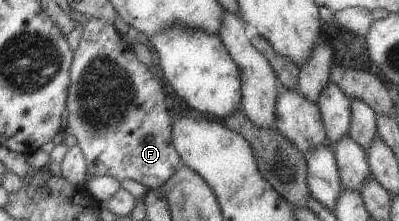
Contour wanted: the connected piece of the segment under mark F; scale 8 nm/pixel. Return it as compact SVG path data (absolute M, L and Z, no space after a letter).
M85 16L81 26L79 46L72 53L72 63L68 72L70 85L63 114L64 131L77 140L83 153L87 174L110 176L116 181L130 179L147 190L161 188L167 179L183 166L171 142L171 111L169 98L160 77L140 63L112 24L104 20Z

